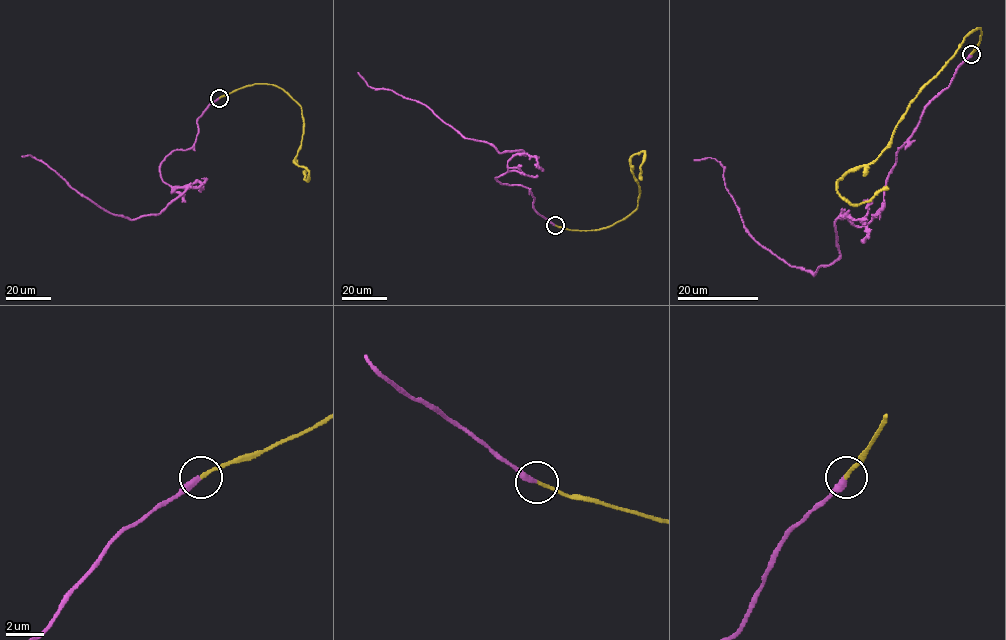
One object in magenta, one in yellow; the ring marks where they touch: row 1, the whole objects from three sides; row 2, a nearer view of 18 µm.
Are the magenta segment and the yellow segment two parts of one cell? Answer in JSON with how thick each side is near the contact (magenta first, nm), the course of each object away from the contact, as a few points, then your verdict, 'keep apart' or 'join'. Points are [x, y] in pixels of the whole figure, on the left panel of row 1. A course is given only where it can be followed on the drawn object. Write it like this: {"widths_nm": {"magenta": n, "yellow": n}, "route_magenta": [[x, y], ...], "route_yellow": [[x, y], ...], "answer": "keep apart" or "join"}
{"widths_nm": {"magenta": 320, "yellow": 170}, "route_magenta": [[219, 98], [197, 119], [194, 145], [161, 164], [171, 193], [187, 188], [158, 214], [112, 214], [22, 156]], "route_yellow": [[219, 98], [254, 84], [285, 91], [301, 107], [304, 133], [295, 162], [309, 172], [307, 180], [304, 171]], "answer": "join"}

